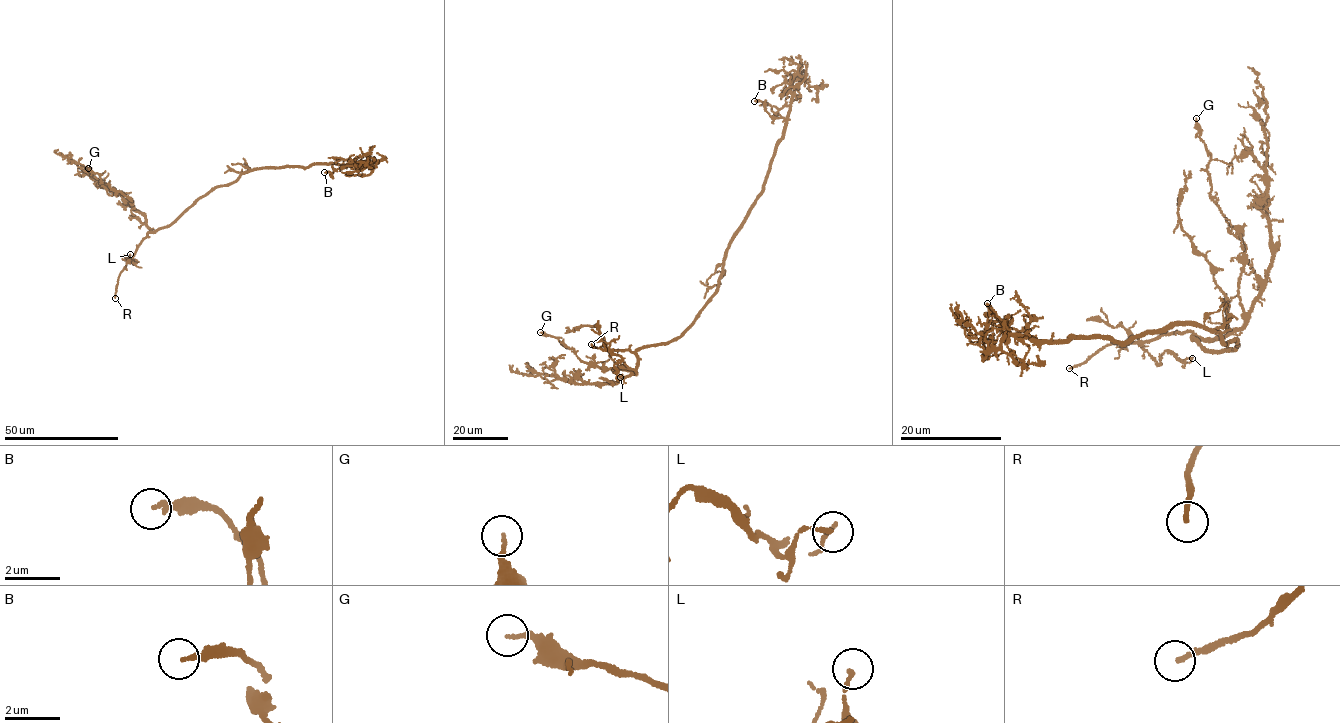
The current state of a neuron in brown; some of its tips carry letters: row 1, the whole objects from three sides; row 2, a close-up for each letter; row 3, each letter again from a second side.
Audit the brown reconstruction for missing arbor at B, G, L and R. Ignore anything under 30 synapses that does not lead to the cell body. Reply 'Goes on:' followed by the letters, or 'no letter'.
Goes on: R

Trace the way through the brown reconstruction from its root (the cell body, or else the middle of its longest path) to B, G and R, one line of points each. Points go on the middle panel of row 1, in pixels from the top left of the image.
B: (710, 300), (718, 287), (731, 240), (761, 191), (786, 121), (782, 117), (772, 117), (760, 100), (754, 101)
G: (710, 300), (679, 336), (666, 343), (637, 349), (635, 373), (590, 366), (580, 360), (573, 348), (540, 332)
R: (710, 300), (679, 336), (666, 343), (644, 346), (632, 352), (603, 350), (591, 344)

